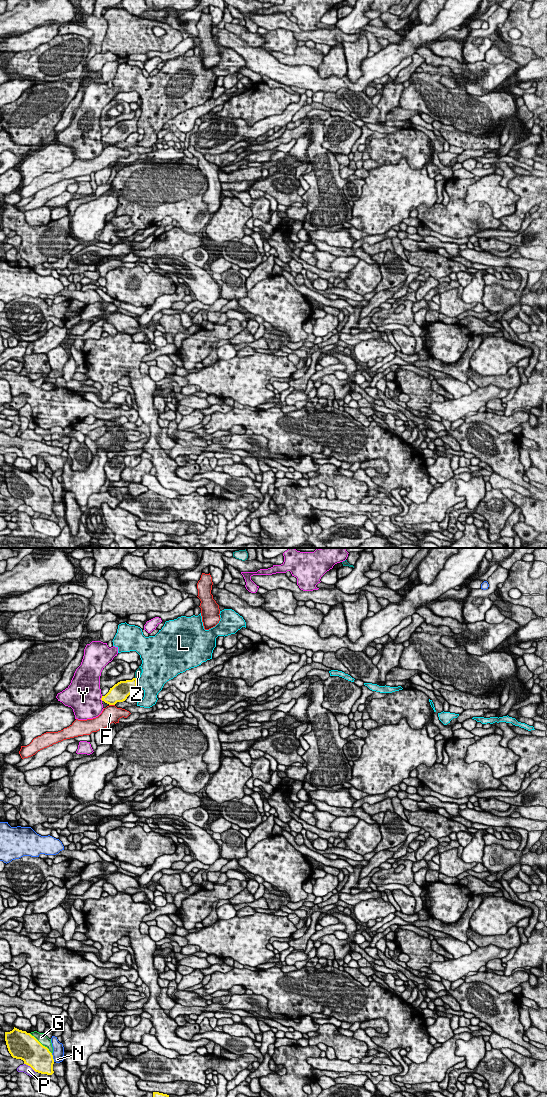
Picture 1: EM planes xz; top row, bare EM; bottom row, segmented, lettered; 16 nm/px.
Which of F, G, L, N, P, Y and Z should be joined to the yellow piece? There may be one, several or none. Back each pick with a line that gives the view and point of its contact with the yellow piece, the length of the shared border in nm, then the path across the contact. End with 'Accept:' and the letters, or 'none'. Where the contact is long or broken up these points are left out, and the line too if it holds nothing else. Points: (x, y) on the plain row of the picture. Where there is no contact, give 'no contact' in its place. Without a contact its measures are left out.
Z: contact xz (136, 119); length 70 nm; way xz (124, 128), (128, 127), (136, 119), (138, 112)
Accept: Z

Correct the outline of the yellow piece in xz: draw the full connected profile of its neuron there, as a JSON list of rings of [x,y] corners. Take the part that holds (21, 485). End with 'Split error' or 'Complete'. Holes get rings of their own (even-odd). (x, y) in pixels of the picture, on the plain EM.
[[[14,467],[12,471],[5,472],[5,481],[13,498],[23,500],[35,512],[47,515],[54,513],[52,493],[30,473]]]. Complete

